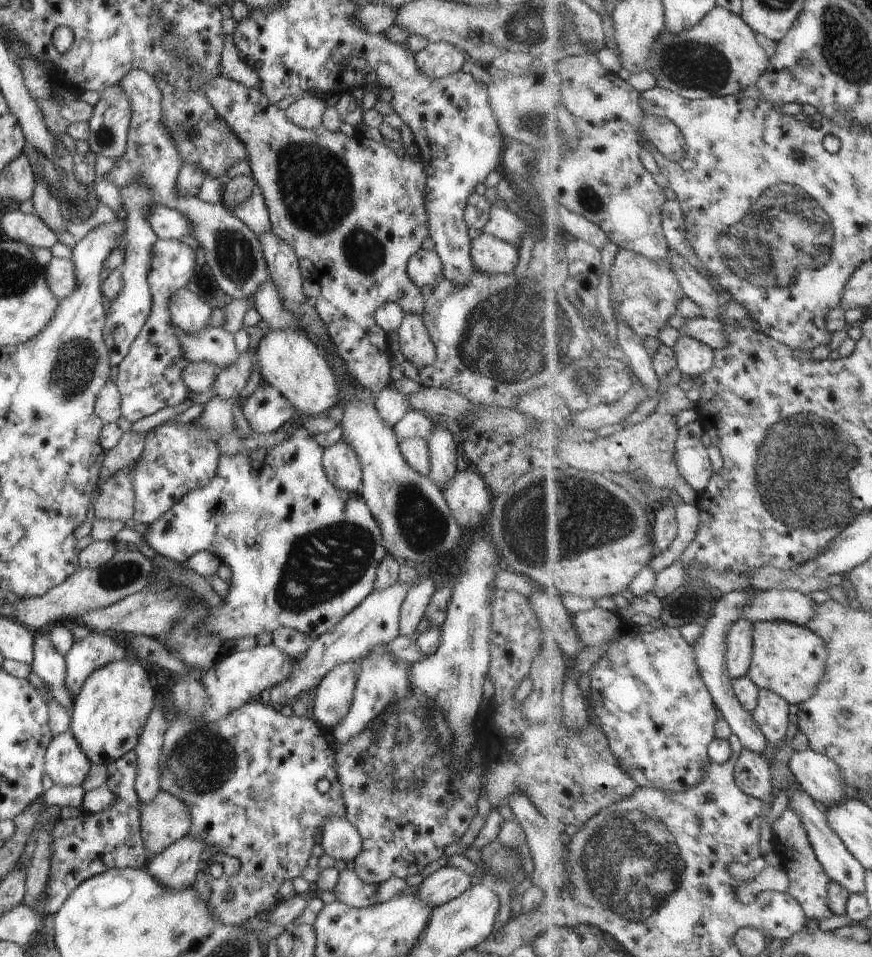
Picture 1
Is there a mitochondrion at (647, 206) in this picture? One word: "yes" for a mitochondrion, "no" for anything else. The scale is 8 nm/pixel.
no

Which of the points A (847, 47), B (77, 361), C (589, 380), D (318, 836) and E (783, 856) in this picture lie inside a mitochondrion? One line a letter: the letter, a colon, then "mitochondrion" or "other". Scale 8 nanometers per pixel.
A: mitochondrion
B: mitochondrion
C: mitochondrion
D: other
E: other

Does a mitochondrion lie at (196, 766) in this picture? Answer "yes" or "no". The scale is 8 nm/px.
yes

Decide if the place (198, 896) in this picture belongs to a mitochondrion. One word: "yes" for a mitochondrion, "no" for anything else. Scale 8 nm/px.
no

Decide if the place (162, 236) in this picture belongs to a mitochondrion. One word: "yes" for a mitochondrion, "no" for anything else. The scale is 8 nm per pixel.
no

